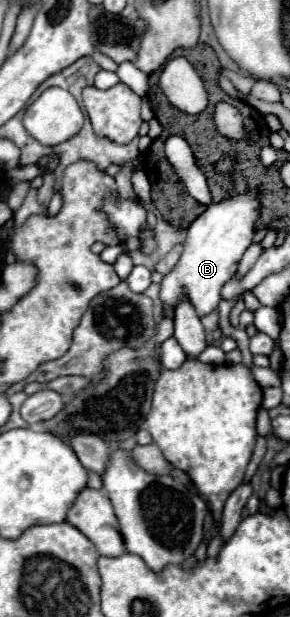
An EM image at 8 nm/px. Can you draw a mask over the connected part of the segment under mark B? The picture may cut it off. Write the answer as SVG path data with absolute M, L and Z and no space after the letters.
M242 192L210 204L190 226L184 242L184 254L176 268L164 276L160 284L160 298L164 306L176 306L180 296L186 296L200 316L210 314L220 302L222 286L236 274L238 262L256 234L256 220L260 218L260 196L256 192Z

